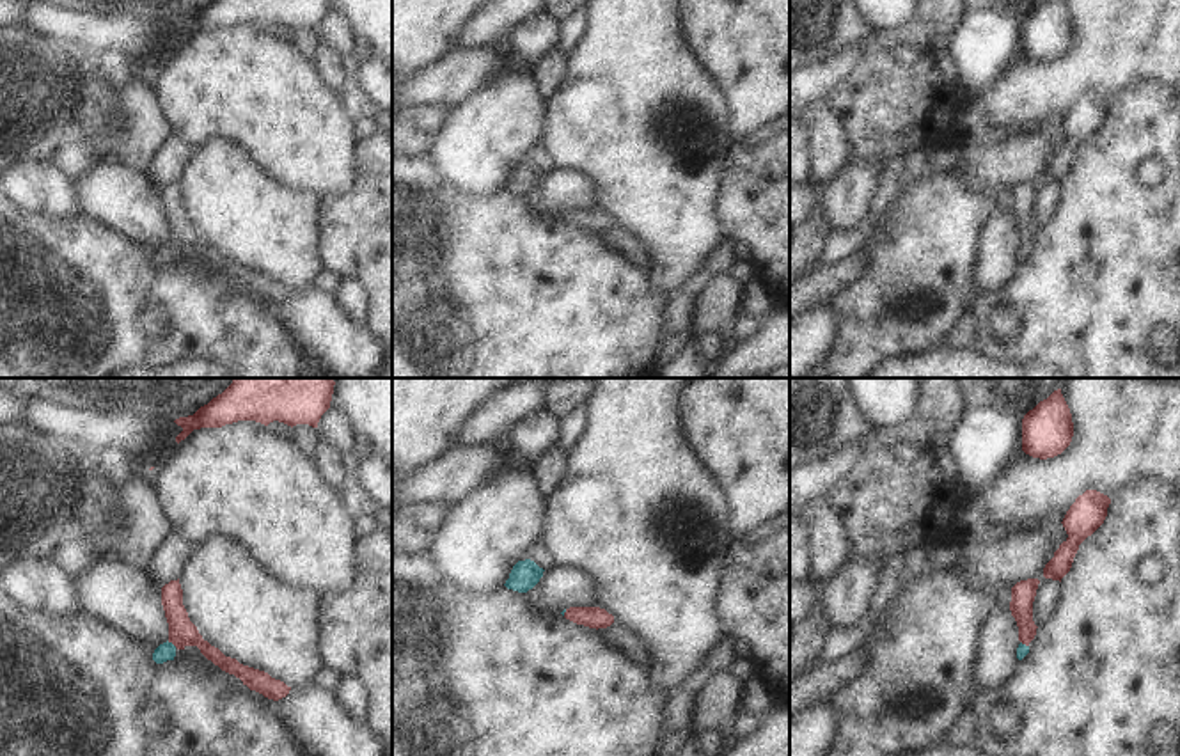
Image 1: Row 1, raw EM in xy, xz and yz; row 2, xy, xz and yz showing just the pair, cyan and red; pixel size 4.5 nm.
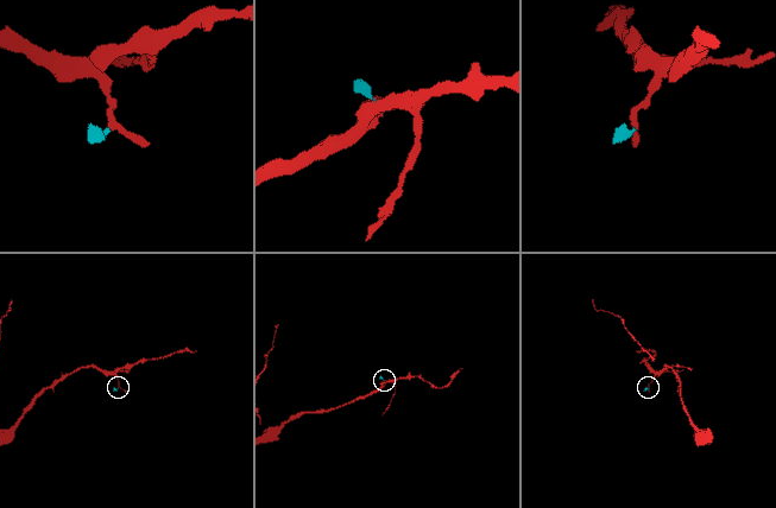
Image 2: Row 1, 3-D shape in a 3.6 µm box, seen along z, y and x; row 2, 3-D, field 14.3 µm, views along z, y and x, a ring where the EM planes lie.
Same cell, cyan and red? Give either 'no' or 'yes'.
yes

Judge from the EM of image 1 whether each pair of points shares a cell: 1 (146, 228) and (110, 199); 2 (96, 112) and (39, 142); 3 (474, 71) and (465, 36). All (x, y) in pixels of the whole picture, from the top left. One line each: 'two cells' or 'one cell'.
1: one cell
2: two cells
3: two cells

